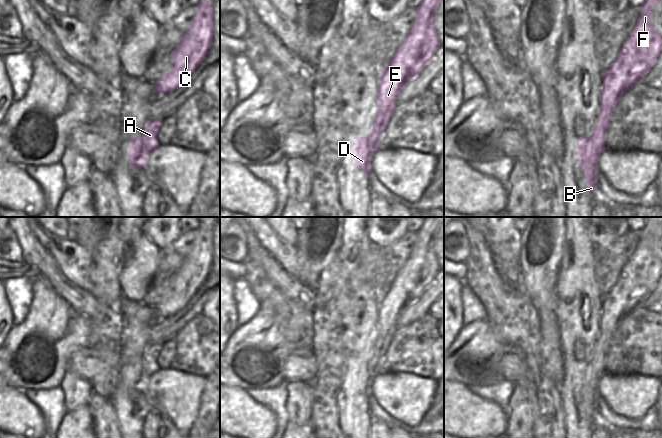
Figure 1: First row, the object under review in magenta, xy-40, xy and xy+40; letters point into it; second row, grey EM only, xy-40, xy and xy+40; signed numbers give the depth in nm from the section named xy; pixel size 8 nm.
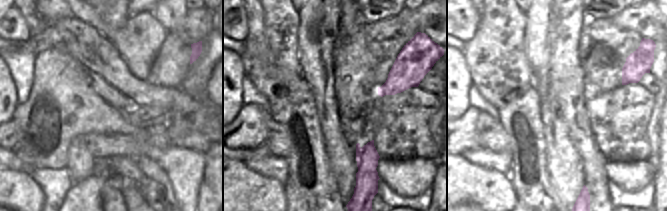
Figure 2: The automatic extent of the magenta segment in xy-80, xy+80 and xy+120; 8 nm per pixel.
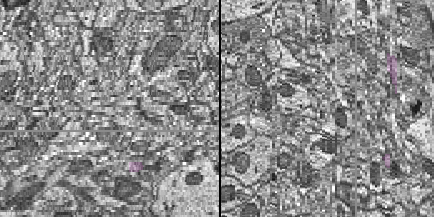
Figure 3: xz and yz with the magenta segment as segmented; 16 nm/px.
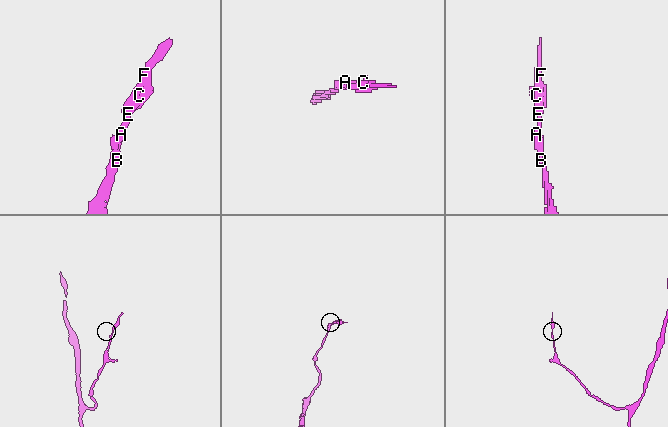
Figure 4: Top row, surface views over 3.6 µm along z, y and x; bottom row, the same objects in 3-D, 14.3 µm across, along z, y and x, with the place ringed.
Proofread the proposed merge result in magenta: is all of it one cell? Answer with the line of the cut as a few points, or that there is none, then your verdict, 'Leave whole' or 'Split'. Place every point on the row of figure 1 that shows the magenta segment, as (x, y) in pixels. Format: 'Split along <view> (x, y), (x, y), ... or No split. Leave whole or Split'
No split. Leave whole

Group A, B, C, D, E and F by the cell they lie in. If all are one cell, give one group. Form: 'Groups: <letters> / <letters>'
Groups: A B C D E F

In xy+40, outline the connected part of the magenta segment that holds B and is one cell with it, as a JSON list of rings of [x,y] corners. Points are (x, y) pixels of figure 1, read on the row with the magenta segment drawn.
[[[646,0],[639,20],[623,44],[617,58],[603,76],[601,112],[590,137],[577,142],[577,159],[587,179],[587,189],[594,192],[597,160],[605,149],[605,134],[619,98],[634,86],[657,62],[662,52],[662,38],[653,28],[653,8],[661,0]]]

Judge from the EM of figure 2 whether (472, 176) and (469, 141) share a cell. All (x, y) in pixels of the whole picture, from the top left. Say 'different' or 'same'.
different

